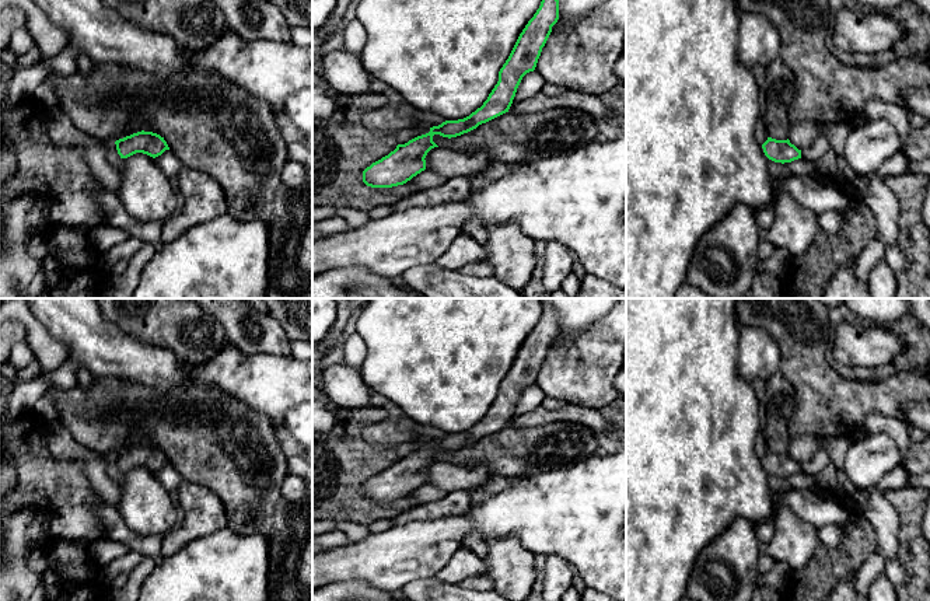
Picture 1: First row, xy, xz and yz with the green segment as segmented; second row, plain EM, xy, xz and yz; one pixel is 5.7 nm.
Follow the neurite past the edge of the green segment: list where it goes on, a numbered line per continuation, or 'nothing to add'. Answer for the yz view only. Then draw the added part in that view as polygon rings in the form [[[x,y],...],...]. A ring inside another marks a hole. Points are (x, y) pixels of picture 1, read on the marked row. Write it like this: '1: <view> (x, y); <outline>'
nothing to add

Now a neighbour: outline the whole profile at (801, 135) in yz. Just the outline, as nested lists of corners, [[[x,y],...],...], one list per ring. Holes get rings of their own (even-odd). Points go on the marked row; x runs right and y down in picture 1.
[[[801,122],[791,125],[789,130],[789,140],[798,150],[810,147],[821,133],[822,126],[815,122]]]

